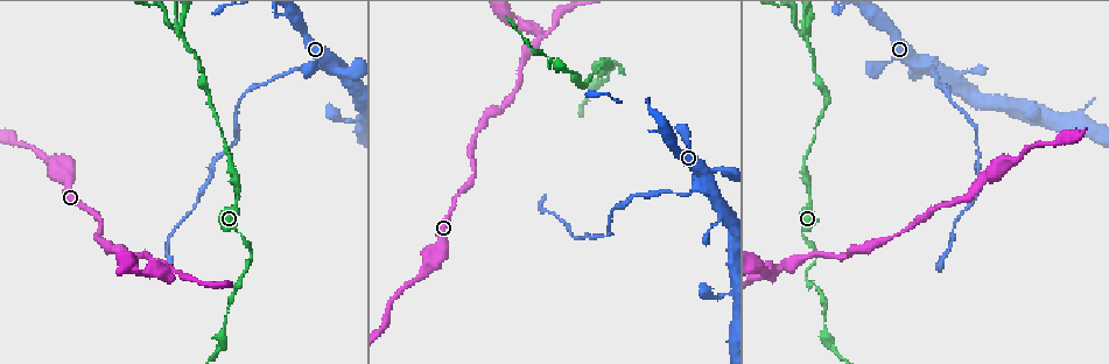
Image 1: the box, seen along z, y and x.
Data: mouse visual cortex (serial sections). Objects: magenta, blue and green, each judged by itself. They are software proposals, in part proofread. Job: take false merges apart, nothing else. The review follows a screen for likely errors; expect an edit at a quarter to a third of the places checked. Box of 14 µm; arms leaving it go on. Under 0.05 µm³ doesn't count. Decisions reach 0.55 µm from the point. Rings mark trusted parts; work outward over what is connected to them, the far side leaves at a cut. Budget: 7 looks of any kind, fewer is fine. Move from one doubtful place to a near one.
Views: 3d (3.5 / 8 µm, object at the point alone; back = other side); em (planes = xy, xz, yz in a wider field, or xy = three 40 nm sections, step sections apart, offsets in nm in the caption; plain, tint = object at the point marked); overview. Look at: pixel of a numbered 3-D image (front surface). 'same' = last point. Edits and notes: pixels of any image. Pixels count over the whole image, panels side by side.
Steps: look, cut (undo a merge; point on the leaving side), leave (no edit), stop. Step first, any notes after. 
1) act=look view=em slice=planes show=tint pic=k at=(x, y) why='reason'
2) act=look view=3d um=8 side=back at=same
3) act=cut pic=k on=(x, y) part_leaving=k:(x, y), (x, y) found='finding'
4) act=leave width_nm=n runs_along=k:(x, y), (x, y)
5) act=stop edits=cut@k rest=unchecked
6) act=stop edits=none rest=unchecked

act=look view=3d um=8 pic=1 at=(541, 38) why='arms part here'

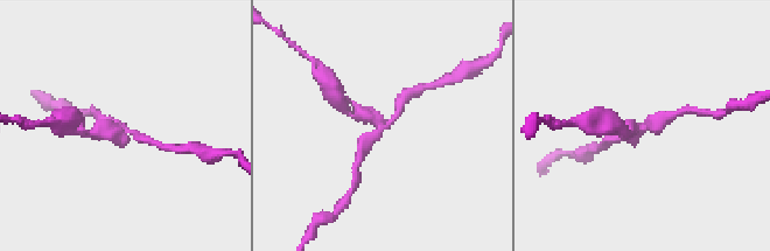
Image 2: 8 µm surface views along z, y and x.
act=look view=3d um=3.5 pic=2 at=(645, 127)

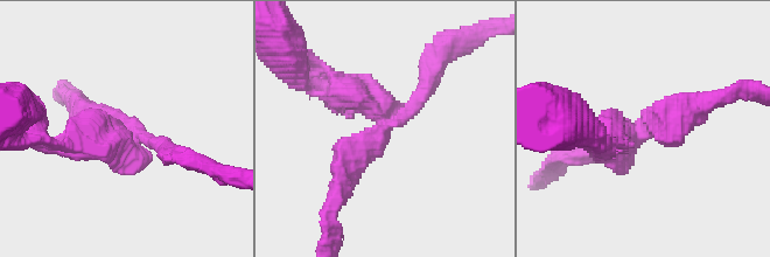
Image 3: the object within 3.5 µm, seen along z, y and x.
act=look view=em slice=xy step=5 show=tint pic=3 at=(127, 135) why='need the tissue'

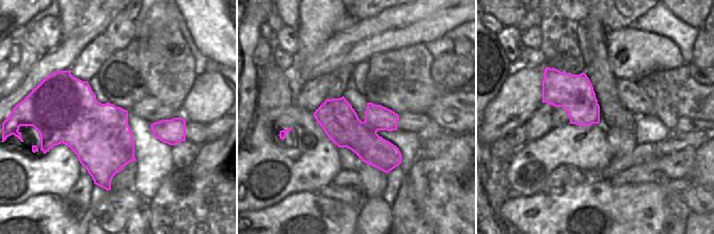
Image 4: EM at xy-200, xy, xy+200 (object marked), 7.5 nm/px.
act=cut pic=3 on=(343, 103) width_nm=280 part_leaving=3:(383, 117), (305, 84) found='a second cell is stuck on'

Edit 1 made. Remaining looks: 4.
act=look view=overview why='see it whole again'

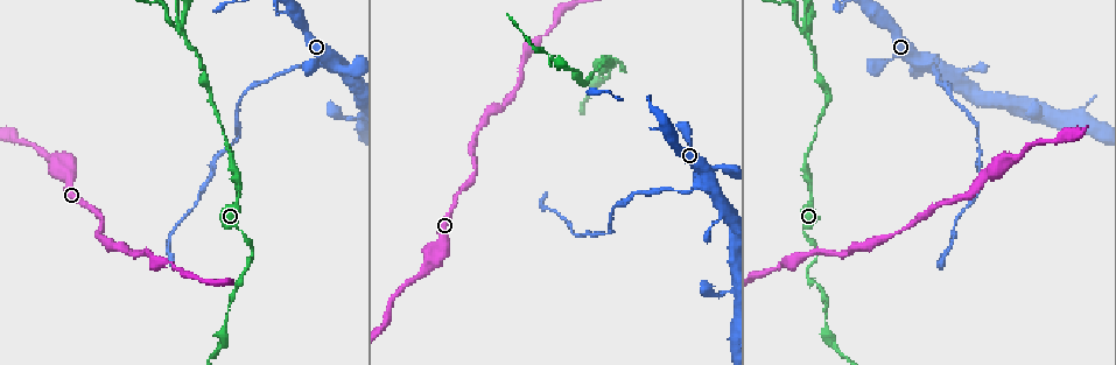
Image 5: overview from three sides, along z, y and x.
act=look view=3d um=3.5 pic=5 at=(808, 272) why='abrupt turn'

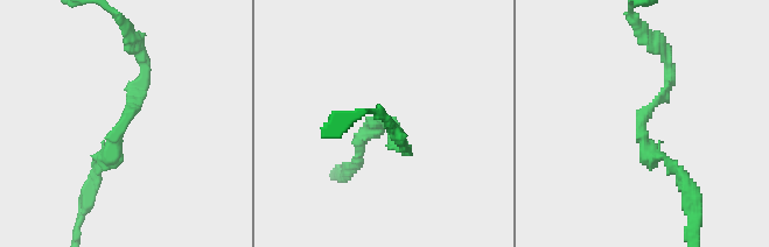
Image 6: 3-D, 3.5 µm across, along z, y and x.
act=look view=em slice=xy step=2 show=tint pic=6 at=(379, 123) why='now the EM'

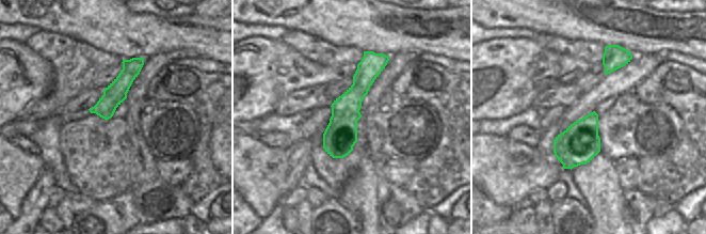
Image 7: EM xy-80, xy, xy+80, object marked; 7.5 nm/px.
act=leave arm_widths_nm=150,150 found='one cell here'

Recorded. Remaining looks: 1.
act=stop edits=cut@3 rest=unchecked

